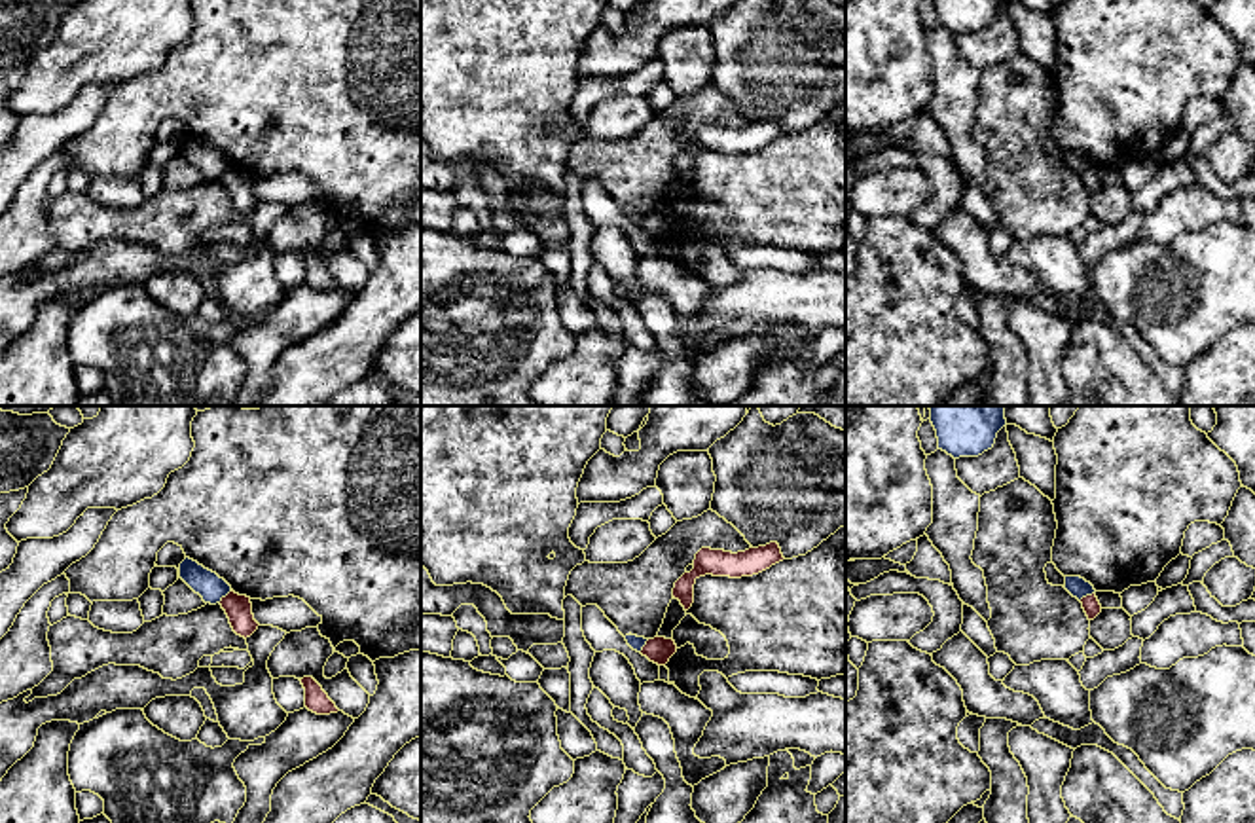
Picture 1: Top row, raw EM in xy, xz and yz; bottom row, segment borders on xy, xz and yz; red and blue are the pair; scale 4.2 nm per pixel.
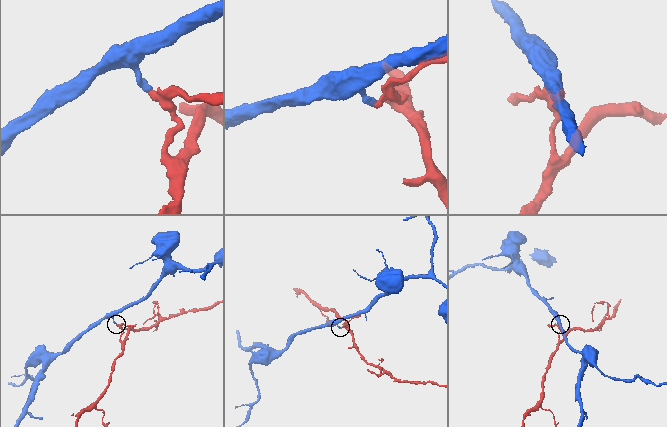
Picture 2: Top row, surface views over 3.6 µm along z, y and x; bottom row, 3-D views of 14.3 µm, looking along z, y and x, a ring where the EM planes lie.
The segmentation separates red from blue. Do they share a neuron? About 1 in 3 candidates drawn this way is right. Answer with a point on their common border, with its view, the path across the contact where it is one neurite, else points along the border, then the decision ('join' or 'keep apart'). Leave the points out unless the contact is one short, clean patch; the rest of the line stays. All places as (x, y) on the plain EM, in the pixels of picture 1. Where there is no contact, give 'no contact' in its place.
contact yz (1087, 171); border yz (1094, 167), (1079, 175); keep apart

